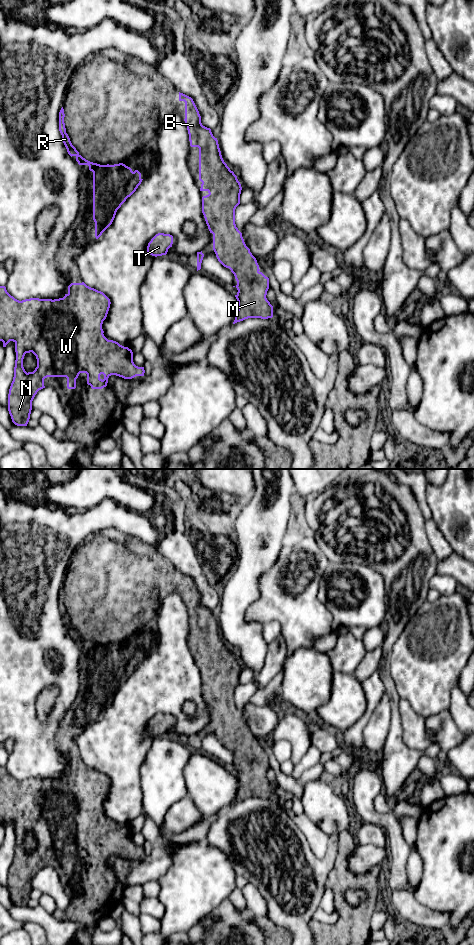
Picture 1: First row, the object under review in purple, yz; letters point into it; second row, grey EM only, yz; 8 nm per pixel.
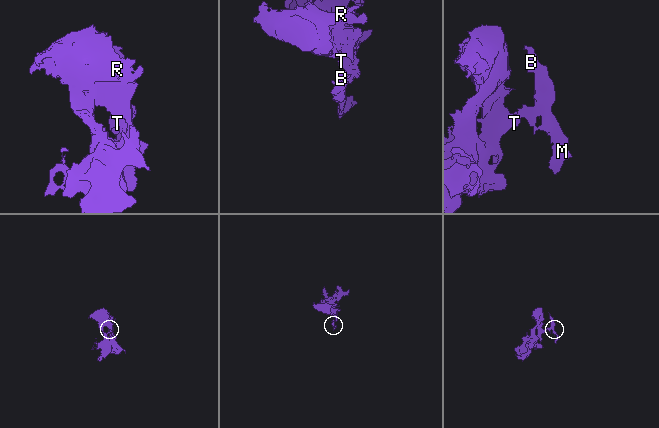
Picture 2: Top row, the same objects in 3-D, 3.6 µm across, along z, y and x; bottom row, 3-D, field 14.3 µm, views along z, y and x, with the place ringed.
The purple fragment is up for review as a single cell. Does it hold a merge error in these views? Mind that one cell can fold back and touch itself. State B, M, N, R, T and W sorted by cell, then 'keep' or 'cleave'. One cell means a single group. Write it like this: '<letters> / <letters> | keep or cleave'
B M N R T W | keep

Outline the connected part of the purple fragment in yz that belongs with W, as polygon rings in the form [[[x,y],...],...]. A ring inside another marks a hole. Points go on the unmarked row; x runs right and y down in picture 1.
[[[71,763],[68,773],[59,779],[30,778],[19,781],[11,776],[5,766],[0,766],[0,821],[3,827],[13,821],[15,823],[16,840],[14,857],[8,874],[8,891],[12,902],[17,906],[27,906],[32,890],[32,881],[37,872],[43,868],[44,859],[47,857],[66,857],[67,868],[76,868],[76,859],[80,853],[87,854],[87,864],[92,869],[102,869],[107,866],[108,858],[116,855],[124,859],[132,859],[136,856],[144,856],[144,847],[138,847],[133,842],[133,832],[128,827],[118,822],[108,820],[102,809],[106,799],[110,779],[101,771],[82,763]],[[32,832],[37,839],[37,847],[33,852],[26,852],[23,847],[23,839],[26,833]]]

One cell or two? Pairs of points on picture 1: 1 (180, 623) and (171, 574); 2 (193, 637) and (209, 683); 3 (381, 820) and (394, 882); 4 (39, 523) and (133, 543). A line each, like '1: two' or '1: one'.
1: two
2: one
3: one
4: two

